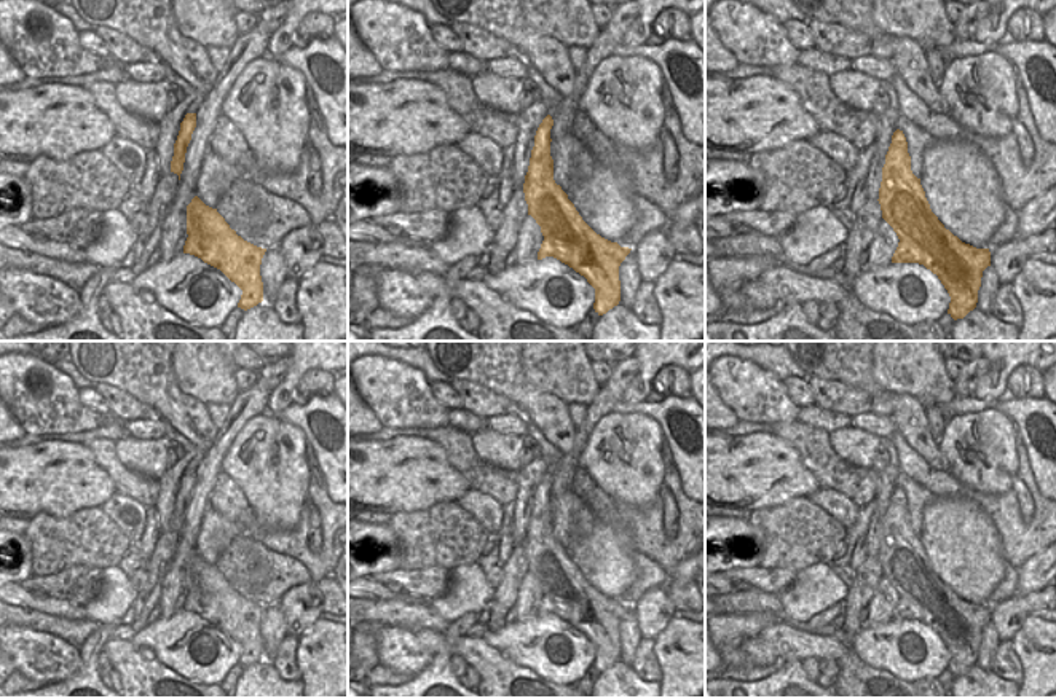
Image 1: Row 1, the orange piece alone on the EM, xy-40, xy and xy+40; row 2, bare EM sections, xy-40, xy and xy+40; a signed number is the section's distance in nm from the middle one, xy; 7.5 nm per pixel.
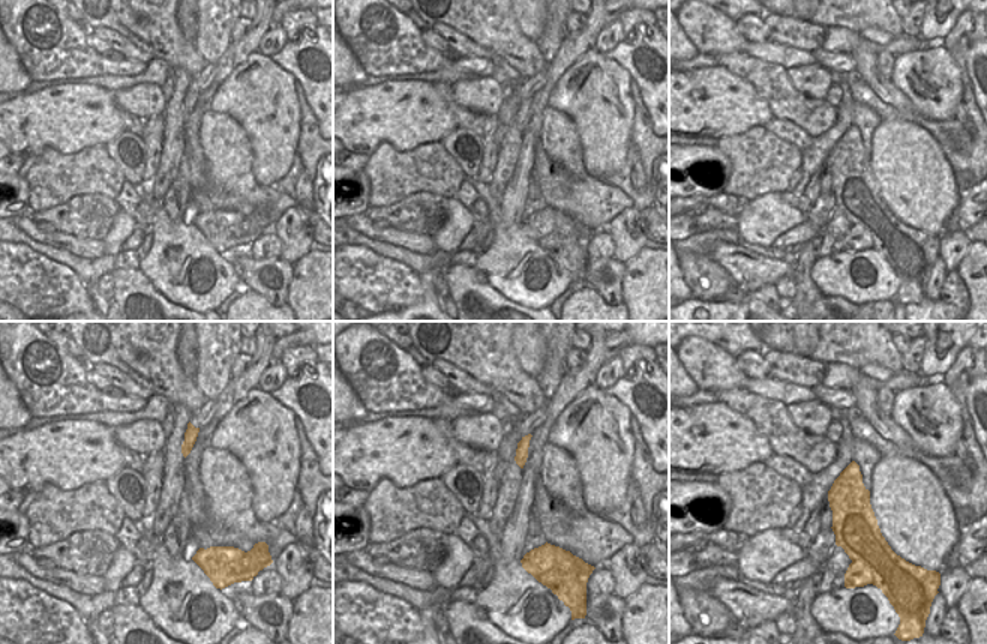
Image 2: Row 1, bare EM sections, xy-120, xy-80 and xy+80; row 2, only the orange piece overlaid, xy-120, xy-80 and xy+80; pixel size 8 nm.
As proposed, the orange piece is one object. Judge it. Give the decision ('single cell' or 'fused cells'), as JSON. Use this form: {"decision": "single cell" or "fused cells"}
{"decision": "fused cells"}

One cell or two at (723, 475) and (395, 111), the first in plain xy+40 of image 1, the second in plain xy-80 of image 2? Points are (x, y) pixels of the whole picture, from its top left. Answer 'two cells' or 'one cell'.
one cell

